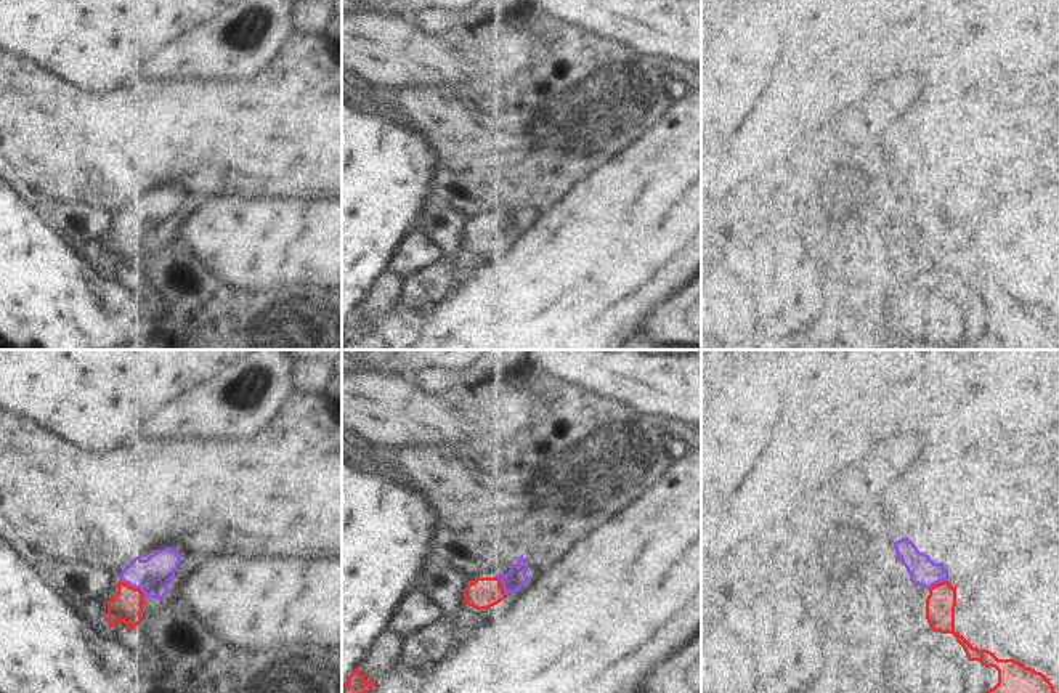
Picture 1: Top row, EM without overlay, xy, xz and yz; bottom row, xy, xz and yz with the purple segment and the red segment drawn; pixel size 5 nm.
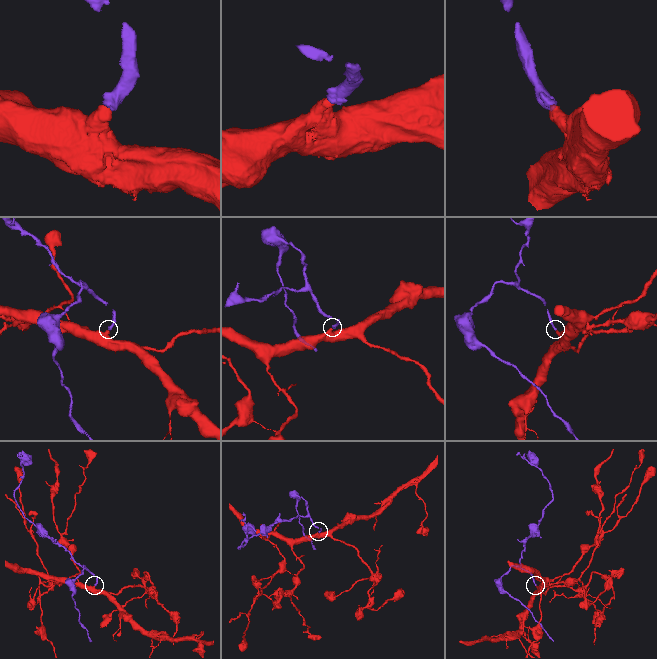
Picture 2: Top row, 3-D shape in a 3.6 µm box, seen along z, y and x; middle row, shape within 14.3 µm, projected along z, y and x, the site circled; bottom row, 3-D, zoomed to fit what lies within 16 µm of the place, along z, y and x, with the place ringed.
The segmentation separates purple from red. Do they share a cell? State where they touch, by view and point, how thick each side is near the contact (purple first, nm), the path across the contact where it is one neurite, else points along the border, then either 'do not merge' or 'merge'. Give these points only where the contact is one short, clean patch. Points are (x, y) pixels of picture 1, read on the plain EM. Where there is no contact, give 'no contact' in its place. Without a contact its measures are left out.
contact xy (133, 226); calibres 190 and 160 nm; way xy (153, 217), (142, 218), (133, 226), (125, 247); merge

